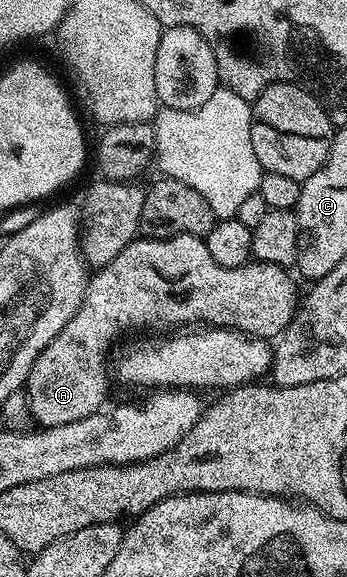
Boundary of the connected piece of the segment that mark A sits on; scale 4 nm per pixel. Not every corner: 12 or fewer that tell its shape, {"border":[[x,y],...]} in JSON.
{"border":[[201,236],[133,240],[89,277],[24,385],[43,428],[106,400],[125,324],[281,337],[287,269],[229,268]]}

